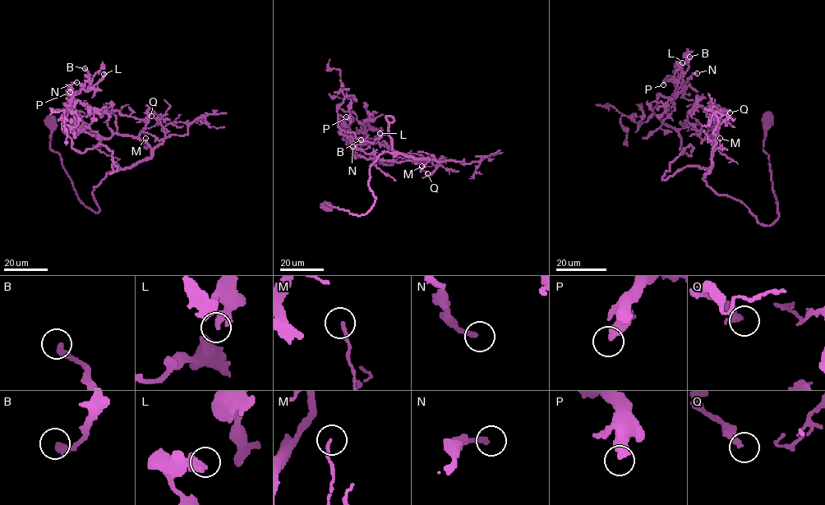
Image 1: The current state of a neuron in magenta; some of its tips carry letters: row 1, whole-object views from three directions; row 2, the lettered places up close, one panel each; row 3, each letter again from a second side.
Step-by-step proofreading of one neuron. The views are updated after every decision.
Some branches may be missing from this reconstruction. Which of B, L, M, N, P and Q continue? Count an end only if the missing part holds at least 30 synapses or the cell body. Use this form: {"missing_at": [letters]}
{"missing_at": []}

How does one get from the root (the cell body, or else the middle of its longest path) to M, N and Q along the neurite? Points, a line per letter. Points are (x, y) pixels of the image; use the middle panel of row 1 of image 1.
M: (326, 207), (366, 214), (375, 199), (370, 167), (384, 151), (426, 158), (421, 166)
N: (326, 207), (366, 214), (375, 199), (370, 167), (384, 151), (427, 158), (366, 158), (343, 134), (352, 146)
Q: (326, 207), (366, 214), (375, 199), (370, 167), (384, 151), (427, 158), (415, 162), (423, 158), (427, 173)

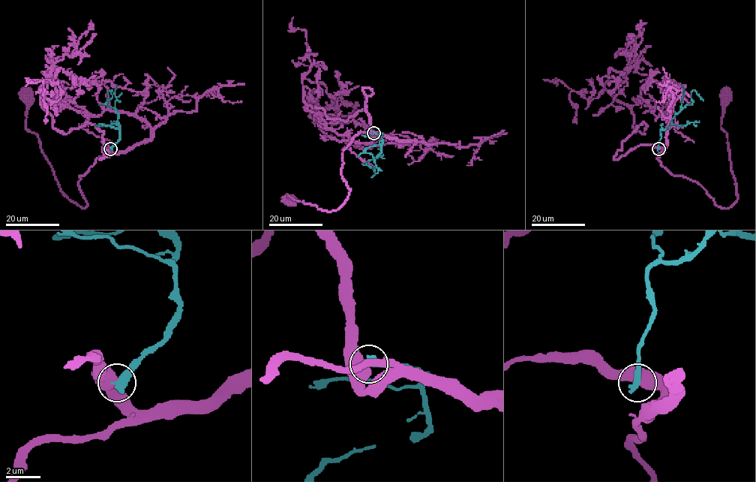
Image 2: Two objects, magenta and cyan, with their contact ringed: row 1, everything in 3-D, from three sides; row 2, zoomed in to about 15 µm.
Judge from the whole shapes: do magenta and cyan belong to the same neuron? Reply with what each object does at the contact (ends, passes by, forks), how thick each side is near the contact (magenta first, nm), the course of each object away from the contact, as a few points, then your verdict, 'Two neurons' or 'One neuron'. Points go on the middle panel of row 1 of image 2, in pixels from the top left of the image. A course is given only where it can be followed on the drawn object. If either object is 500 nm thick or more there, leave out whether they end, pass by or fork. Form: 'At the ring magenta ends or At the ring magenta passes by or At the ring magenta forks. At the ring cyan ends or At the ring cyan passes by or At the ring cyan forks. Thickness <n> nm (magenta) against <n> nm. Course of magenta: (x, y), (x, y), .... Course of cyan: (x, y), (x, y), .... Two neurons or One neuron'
Thickness 650 nm (magenta) against 460 nm. Course of magenta: (373, 132), (360, 131), (343, 150), (342, 178), (349, 191), (344, 203), (325, 210), (289, 195), (289, 200). Course of cyan: (373, 132), (382, 134), (382, 142), (382, 151), (366, 164), (374, 169), (375, 173), (370, 177). Two neurons

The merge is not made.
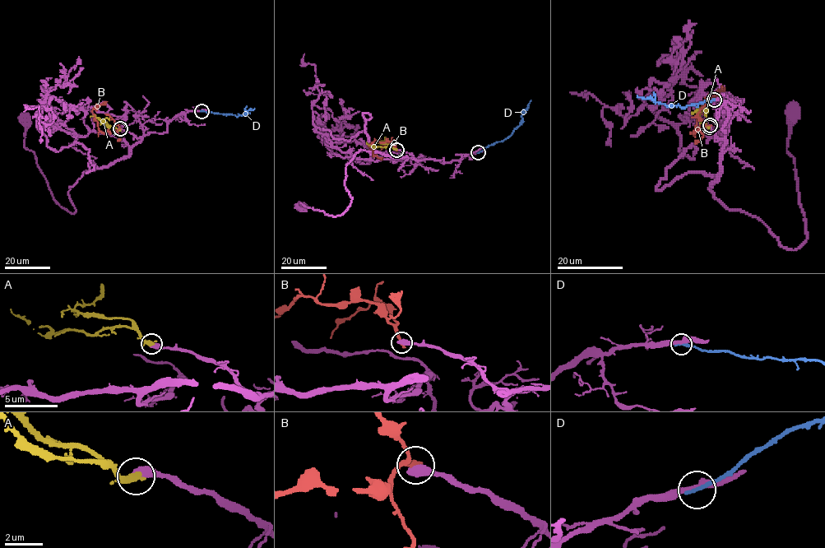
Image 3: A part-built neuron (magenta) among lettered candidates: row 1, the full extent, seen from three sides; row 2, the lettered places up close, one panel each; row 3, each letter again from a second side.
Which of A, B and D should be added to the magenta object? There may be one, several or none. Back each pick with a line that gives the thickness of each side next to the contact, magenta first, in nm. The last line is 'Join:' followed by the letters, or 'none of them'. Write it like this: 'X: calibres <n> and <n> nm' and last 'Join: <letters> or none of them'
A: calibres 500 and 440 nm
Join: A

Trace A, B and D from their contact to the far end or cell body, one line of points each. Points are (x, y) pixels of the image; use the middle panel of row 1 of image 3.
A: (396, 149), (391, 146), (372, 146), (366, 141)
B: (396, 150), (391, 141), (374, 141), (368, 147), (377, 157), (383, 158)
D: (478, 152), (508, 137), (520, 125), (523, 110), (531, 99)

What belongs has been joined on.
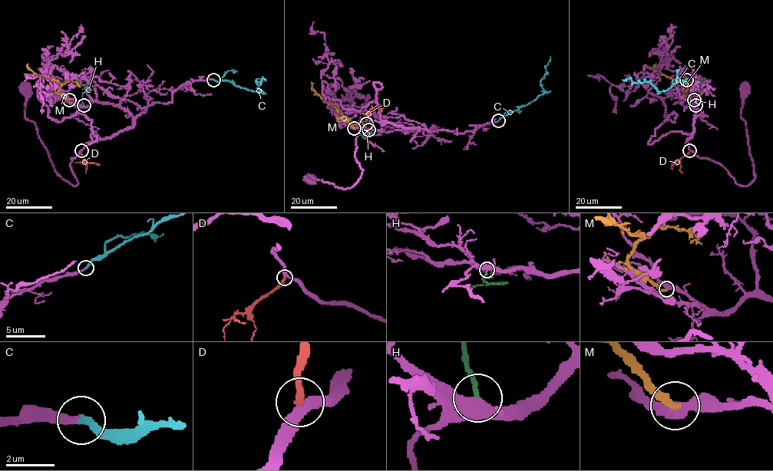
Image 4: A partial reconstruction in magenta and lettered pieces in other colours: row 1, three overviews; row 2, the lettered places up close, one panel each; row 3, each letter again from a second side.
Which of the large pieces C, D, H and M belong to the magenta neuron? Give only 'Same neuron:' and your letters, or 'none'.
Same neuron: C

